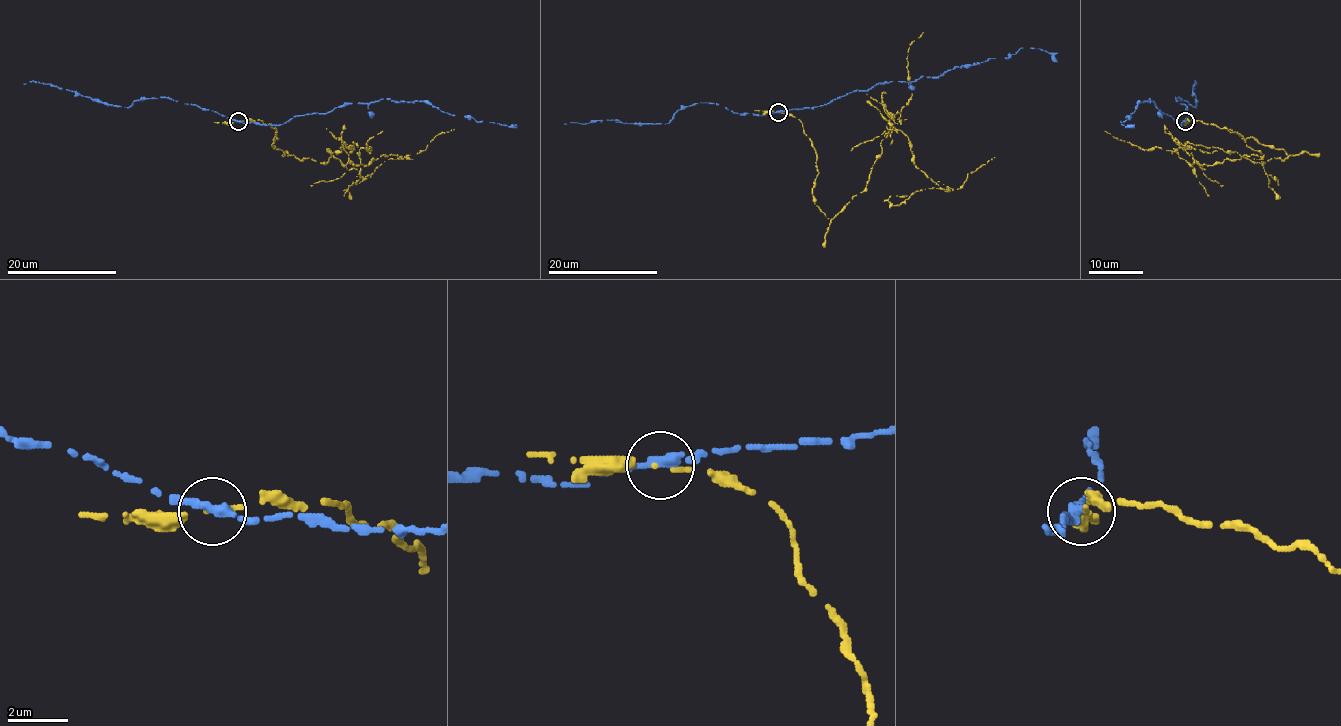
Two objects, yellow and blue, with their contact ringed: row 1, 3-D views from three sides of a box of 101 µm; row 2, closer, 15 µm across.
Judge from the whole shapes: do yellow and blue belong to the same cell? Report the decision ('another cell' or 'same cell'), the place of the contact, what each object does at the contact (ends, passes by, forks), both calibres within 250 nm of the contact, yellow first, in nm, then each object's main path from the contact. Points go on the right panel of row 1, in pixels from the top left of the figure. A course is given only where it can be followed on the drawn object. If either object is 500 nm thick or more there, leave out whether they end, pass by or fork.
another cell | (1185, 121) | yellow ends | blue passes by | 190/280 nm | yellow via (1184, 121), (1212, 124), (1292, 155), (1261, 162), (1214, 147), (1183, 148), (1201, 165), (1260, 157), (1279, 199) | blue via (1184, 121), (1179, 125), (1149, 99), (1138, 101), (1131, 116), (1120, 121), (1123, 125), (1134, 125)

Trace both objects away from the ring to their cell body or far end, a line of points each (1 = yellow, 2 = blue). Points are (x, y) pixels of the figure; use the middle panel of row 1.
1: (778, 112), (803, 124), (830, 220), (866, 188), (896, 113), (939, 187), (890, 206)
2: (778, 112), (820, 106), (879, 83), (937, 78), (963, 65), (1007, 58), (1020, 47), (1046, 50), (1057, 61)

